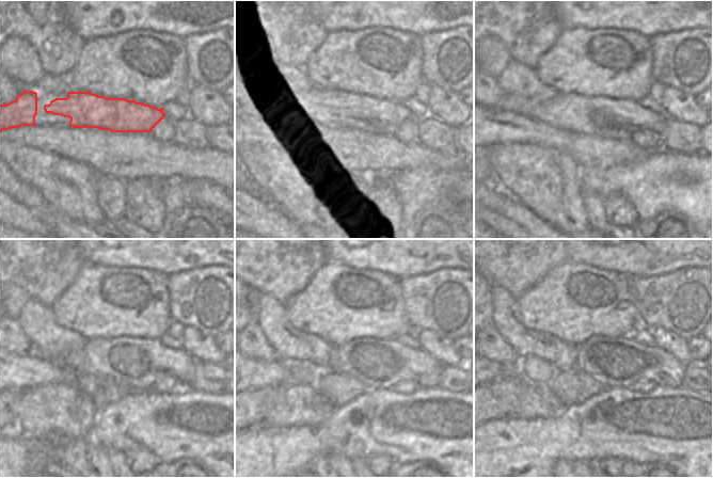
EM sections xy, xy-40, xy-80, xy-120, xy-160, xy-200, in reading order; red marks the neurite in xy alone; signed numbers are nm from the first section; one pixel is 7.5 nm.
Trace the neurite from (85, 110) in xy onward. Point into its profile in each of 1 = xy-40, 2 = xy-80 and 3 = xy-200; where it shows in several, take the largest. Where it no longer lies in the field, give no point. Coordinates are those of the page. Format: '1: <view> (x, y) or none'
1: xy-40 (336, 110)
2: xy-80 (601, 116)
3: xy-200 (616, 362)

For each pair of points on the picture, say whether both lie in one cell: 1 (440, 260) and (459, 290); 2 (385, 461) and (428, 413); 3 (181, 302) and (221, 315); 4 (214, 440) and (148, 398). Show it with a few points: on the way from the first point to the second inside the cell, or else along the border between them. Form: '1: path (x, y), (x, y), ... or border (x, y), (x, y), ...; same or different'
1: border (462, 268), (438, 268), (421, 274); different
2: border (365, 458), (371, 455), (387, 455), (394, 460); different
3: path (191, 302), (208, 302), (211, 305); same
4: path (193, 431), (156, 421), (153, 418); same

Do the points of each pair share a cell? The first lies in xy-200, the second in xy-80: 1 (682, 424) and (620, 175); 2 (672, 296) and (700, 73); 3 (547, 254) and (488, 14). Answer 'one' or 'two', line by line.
1: one
2: one
3: one

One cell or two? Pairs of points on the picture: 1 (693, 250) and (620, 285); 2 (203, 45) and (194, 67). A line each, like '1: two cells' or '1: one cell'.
1: two cells
2: one cell

